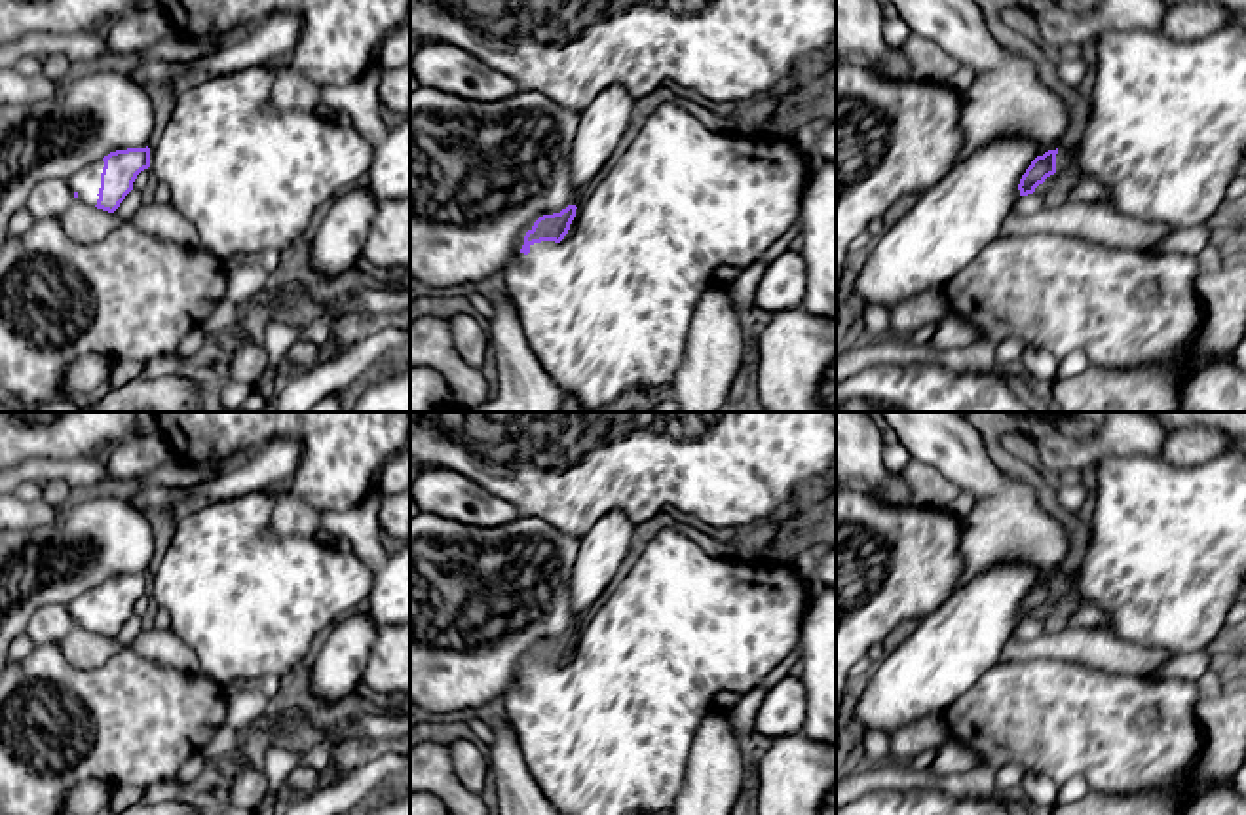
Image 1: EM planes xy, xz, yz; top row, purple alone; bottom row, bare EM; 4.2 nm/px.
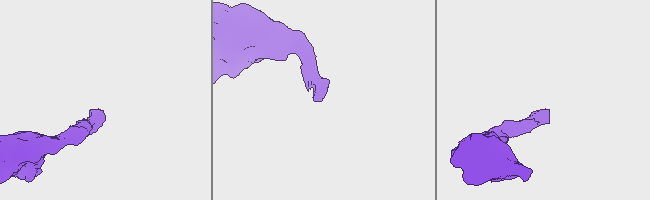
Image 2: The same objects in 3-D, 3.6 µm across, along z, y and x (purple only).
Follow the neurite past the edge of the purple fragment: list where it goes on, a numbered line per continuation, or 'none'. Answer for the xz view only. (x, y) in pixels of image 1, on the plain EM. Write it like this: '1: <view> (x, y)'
1: xz (606, 734)

